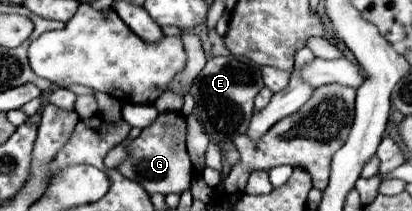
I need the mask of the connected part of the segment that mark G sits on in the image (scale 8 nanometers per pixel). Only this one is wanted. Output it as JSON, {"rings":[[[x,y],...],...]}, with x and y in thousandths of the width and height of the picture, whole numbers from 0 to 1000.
{"rings":[[[439,536],[386,545],[367,602],[347,611],[342,640],[313,678],[313,744],[289,791],[289,810],[318,858],[333,858],[357,915],[391,915],[391,924],[449,915],[464,886],[468,848],[468,773],[454,735],[449,649],[454,649],[454,564]]]}

